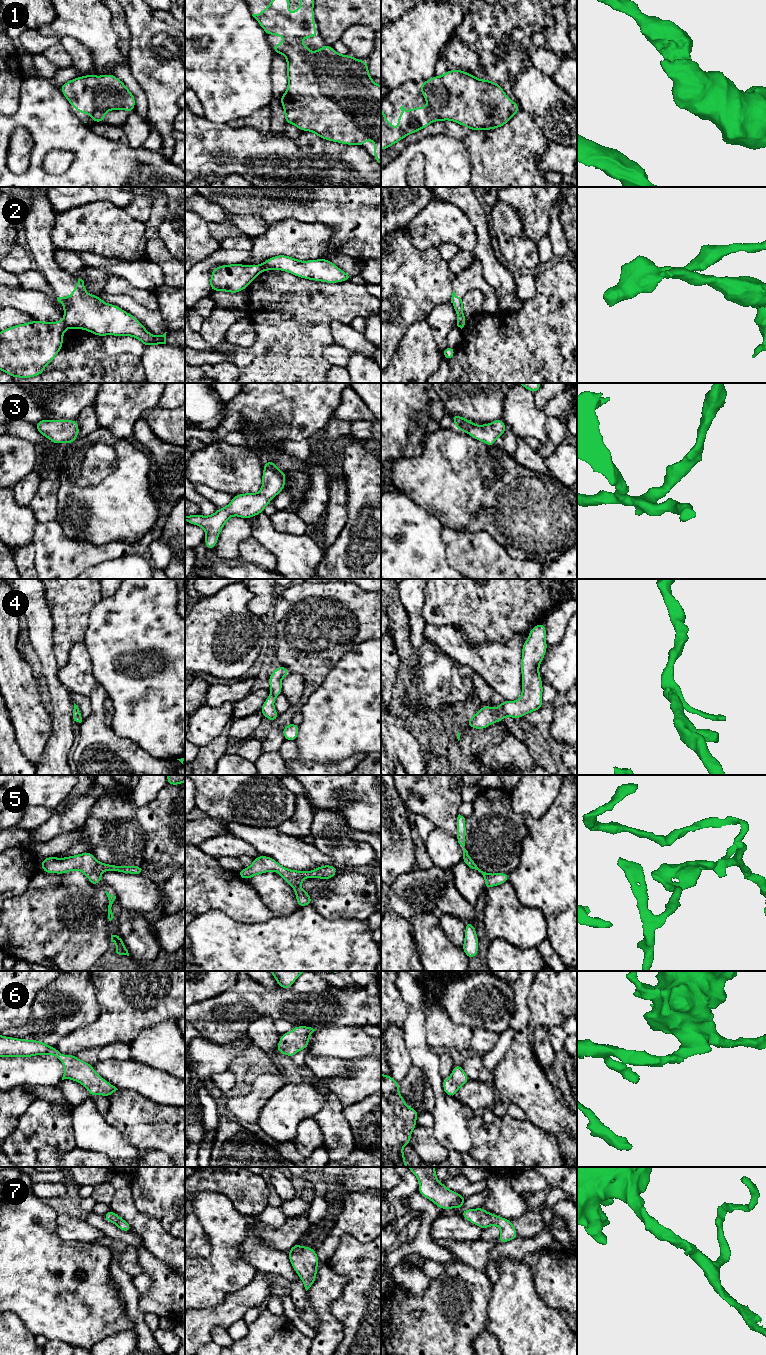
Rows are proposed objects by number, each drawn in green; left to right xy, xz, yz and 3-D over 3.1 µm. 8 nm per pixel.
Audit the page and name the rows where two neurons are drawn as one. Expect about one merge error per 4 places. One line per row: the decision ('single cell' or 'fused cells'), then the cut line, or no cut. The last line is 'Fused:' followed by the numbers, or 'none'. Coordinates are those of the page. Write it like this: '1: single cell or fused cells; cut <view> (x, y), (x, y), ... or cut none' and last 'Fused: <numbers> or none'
1: single cell; cut none
2: fused cells; cut xy (63, 319), (67, 327)
3: single cell; cut none
4: single cell; cut none
5: single cell; cut none
6: single cell; cut none
7: single cell; cut none
Fused: 2

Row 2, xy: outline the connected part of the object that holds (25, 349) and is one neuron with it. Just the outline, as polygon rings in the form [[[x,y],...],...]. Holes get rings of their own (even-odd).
[[[34,320],[0,331],[0,370],[13,378],[26,379],[41,375],[44,368],[61,350],[66,329],[64,320],[56,322]]]

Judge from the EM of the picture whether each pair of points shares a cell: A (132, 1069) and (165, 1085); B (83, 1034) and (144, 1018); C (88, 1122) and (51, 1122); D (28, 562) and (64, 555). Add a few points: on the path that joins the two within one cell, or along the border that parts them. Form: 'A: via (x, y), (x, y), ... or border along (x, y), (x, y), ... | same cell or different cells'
A: via (140, 1077), (157, 1085) | same cell
B: via (98, 1034), (122, 1018), (129, 1018) | same cell
C: border along (72, 1106), (72, 1131), (77, 1145) | different cells
D: border along (32, 544), (34, 547), (35, 568) | different cells

